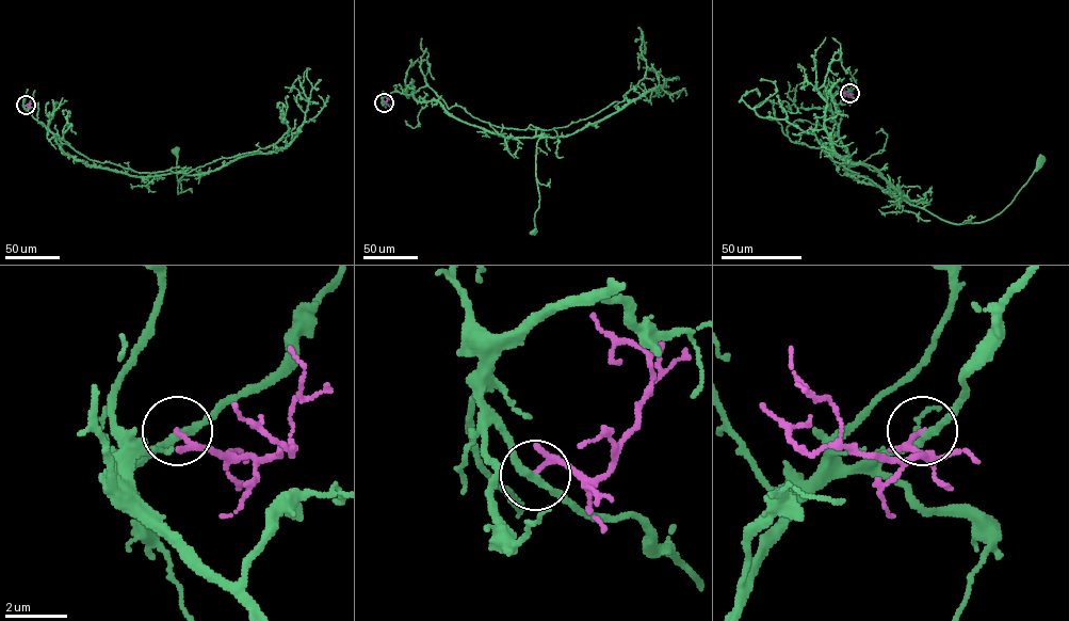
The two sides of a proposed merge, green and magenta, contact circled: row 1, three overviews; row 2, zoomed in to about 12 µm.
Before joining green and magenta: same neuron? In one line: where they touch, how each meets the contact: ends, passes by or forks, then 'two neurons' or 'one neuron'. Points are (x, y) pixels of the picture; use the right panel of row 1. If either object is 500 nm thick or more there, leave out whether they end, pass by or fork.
at (849, 93); green passes by; magenta passes by; two neurons

